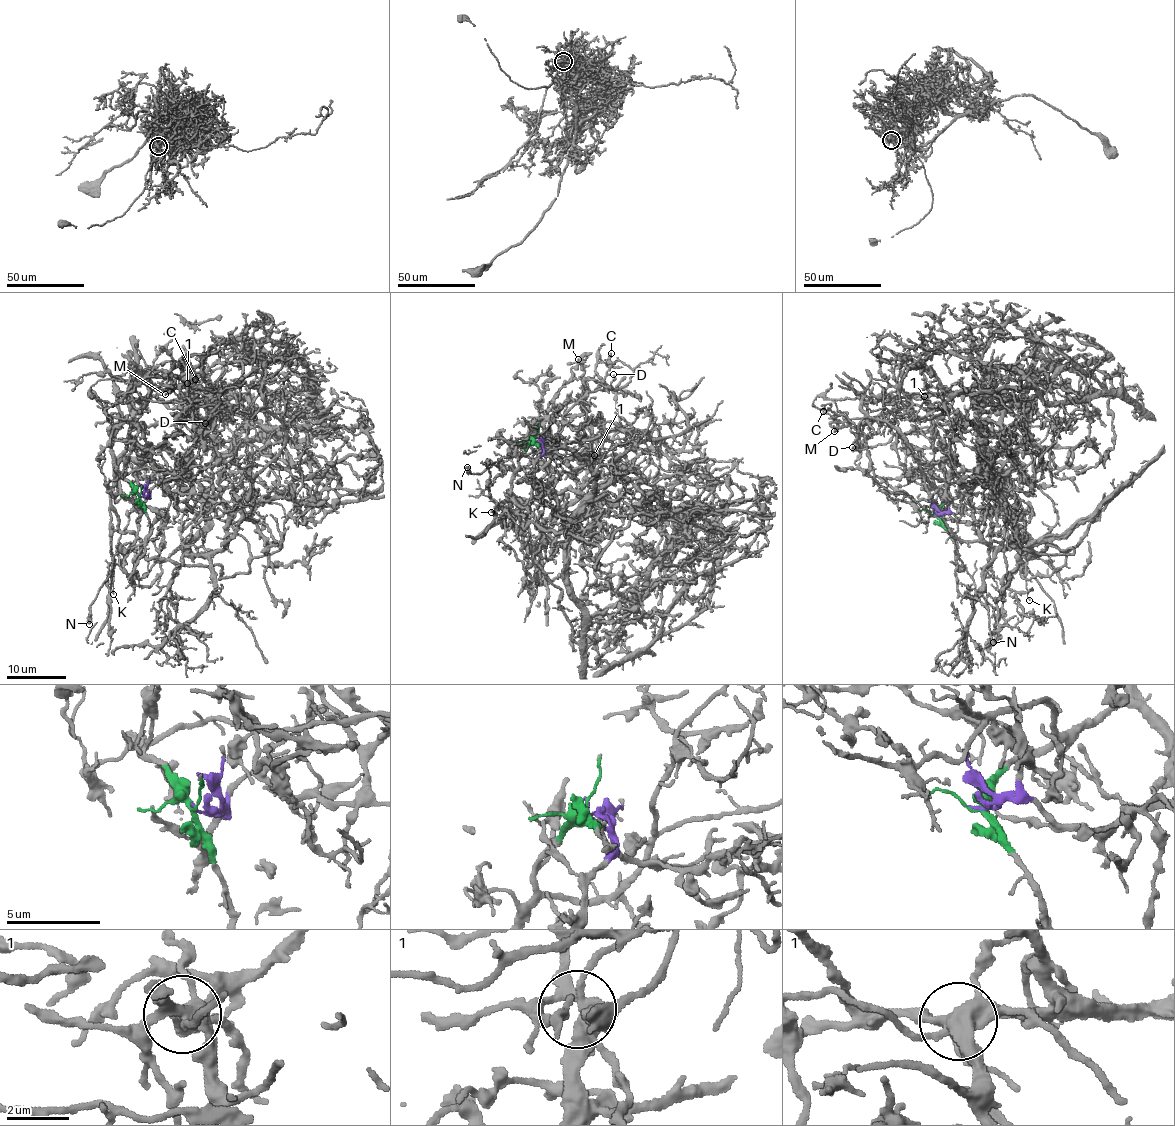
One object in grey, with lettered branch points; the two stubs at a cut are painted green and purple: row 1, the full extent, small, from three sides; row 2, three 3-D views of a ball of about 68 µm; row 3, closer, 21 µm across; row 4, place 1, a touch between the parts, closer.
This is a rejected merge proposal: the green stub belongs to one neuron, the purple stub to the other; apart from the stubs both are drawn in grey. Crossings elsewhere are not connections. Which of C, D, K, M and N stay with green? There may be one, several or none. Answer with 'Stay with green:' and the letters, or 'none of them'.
Stay with green: C, D, K, N

